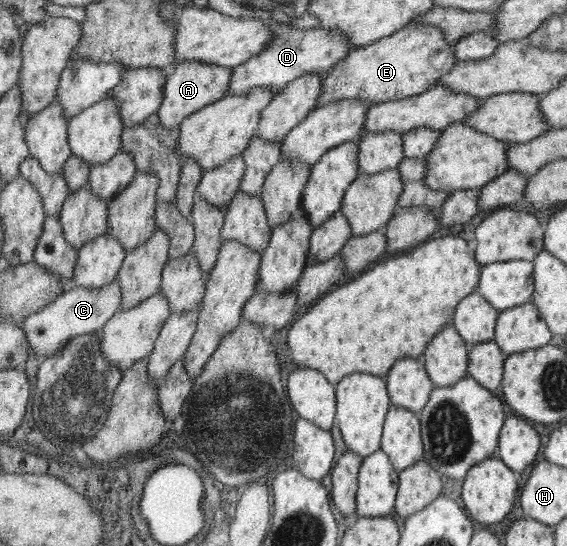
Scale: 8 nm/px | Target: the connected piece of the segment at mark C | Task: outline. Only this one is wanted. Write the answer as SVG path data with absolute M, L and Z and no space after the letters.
M118 278L106 287L91 290L74 284L42 311L25 318L21 326L26 332L32 352L45 359L51 355L57 355L71 339L100 331L106 327L110 319L113 319L114 315L121 310L121 304L122 286Z

